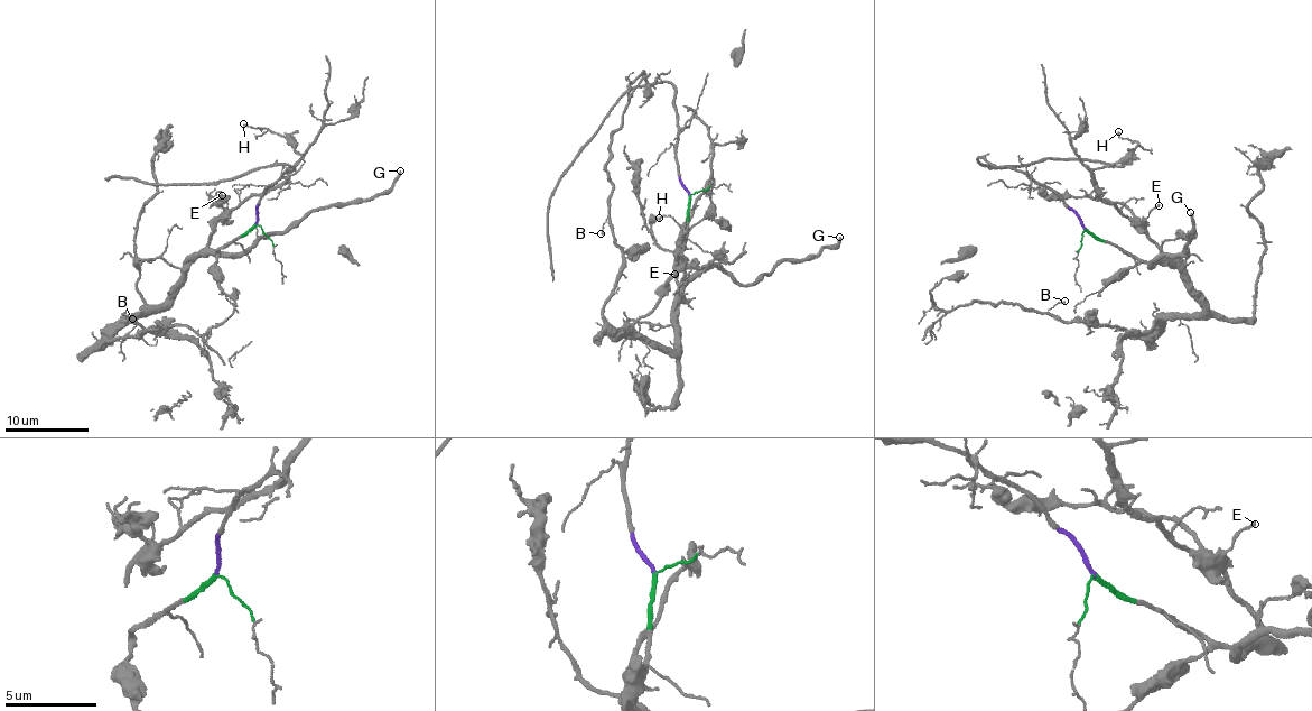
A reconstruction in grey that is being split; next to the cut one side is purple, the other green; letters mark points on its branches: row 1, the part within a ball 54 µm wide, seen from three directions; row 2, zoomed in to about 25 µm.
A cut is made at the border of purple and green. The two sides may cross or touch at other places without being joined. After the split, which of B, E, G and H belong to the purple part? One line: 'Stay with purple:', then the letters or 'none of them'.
Stay with purple: none of them

